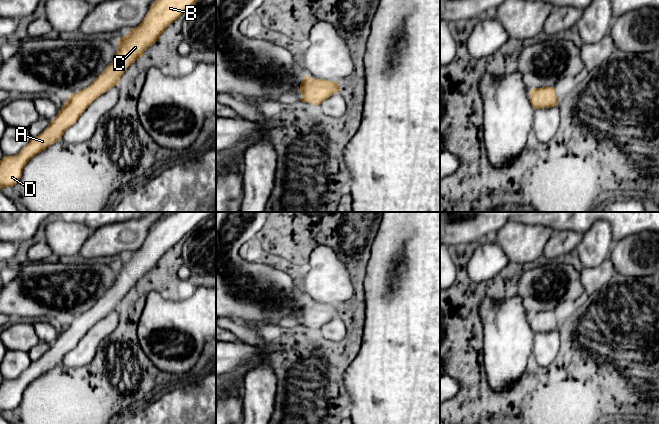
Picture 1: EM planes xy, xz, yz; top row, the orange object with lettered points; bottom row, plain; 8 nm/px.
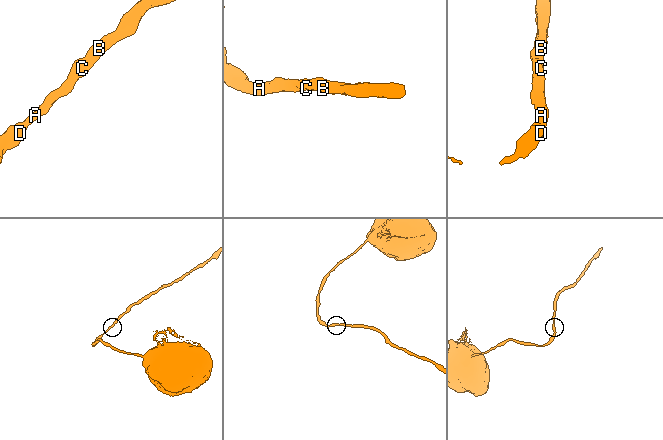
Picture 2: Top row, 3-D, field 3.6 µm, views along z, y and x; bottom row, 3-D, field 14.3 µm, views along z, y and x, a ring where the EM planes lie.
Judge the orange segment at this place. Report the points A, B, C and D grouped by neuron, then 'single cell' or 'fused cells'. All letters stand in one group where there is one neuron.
groups A B C D; single cell

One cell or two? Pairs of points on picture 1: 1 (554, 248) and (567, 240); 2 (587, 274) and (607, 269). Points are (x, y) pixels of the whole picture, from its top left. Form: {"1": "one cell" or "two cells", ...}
{"1": "one cell", "2": "one cell"}

